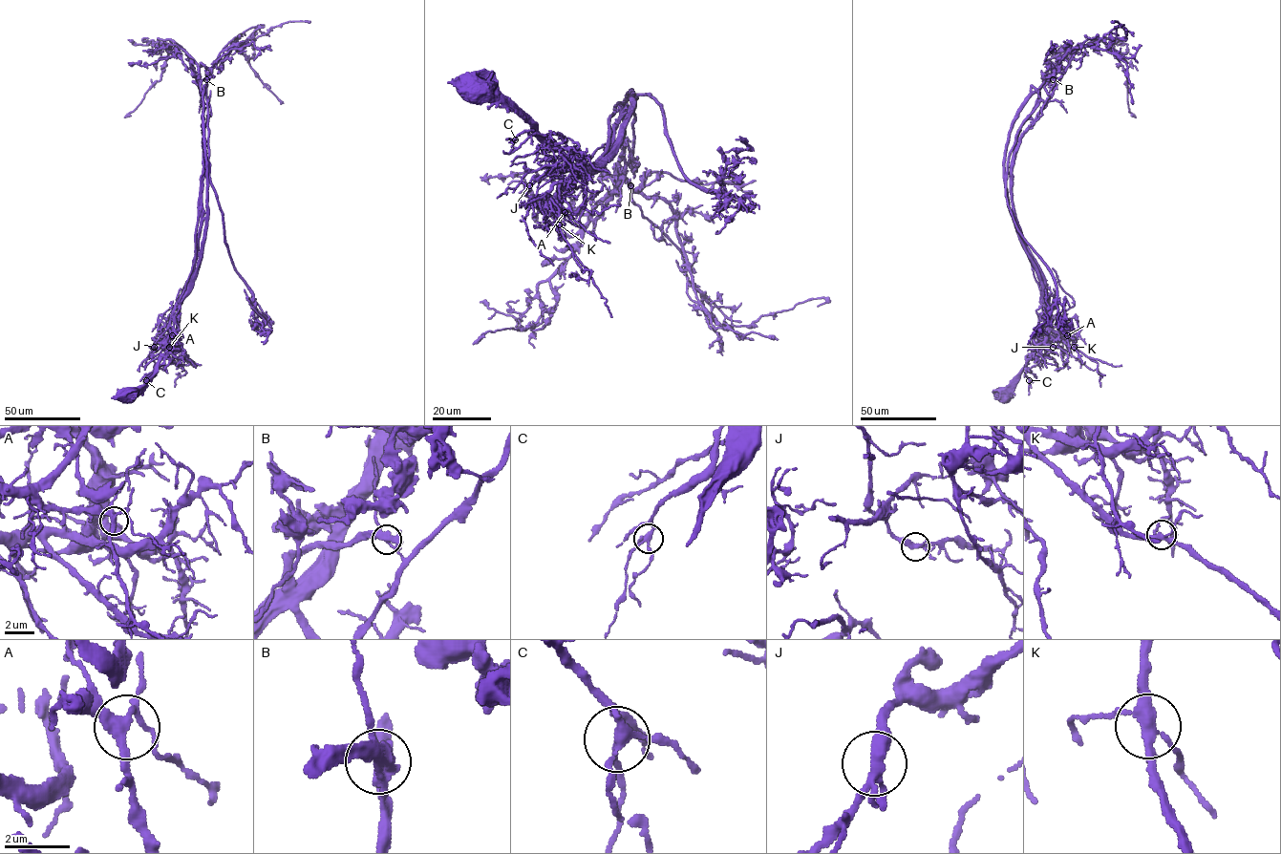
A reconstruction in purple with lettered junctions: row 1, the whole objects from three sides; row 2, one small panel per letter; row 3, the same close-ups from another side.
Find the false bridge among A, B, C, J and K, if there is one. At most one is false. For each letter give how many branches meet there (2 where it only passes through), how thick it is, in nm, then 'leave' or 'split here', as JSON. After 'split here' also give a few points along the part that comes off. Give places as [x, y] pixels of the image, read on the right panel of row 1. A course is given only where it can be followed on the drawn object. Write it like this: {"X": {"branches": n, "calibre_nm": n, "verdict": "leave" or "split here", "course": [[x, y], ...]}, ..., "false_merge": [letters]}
{"A": {"branches": 4, "calibre_nm": 260, "verdict": "leave"}, "B": {"branches": 5, "calibre_nm": 300, "verdict": "split here", "course": [[1053, 79], [1064, 73], [1074, 52], [1087, 39], [1102, 39], [1113, 52], [1127, 58], [1138, 49], [1133, 47]]}, "C": {"branches": 4, "calibre_nm": 240, "verdict": "leave"}, "J": {"branches": 4, "calibre_nm": 280, "verdict": "leave"}, "K": {"branches": 4, "calibre_nm": 320, "verdict": "leave"}, "false_merge": ["B"]}

